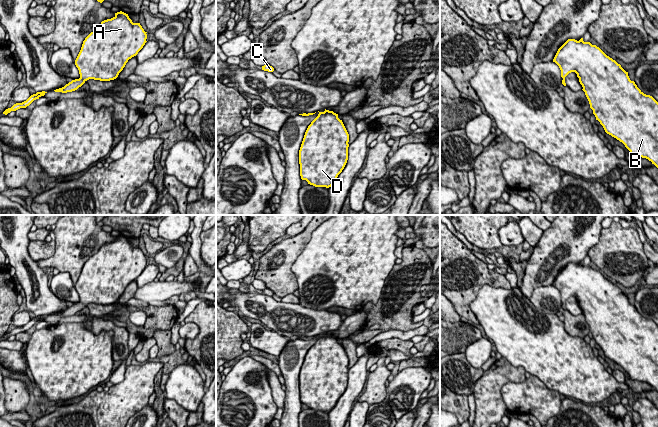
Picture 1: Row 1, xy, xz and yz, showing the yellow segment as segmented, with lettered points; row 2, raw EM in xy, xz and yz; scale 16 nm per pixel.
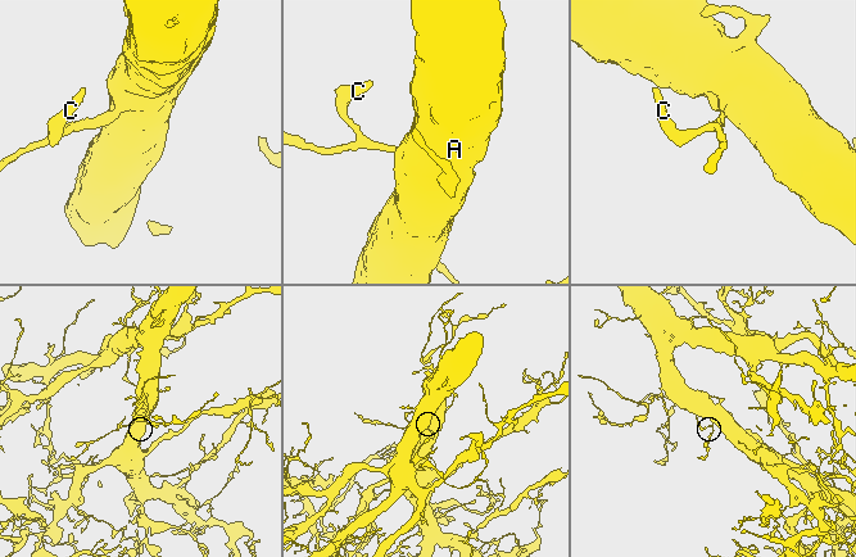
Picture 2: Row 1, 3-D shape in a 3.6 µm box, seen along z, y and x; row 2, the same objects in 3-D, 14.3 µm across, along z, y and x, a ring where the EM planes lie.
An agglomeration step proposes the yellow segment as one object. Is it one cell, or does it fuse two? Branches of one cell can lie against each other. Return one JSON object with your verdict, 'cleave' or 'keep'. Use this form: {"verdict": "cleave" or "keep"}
{"verdict": "keep"}

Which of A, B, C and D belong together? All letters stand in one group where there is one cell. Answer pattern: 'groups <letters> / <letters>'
groups A B C D

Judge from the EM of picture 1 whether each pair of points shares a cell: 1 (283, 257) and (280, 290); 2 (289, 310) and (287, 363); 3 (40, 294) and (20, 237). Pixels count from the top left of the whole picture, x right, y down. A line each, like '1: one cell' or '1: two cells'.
1: one cell
2: two cells
3: one cell

